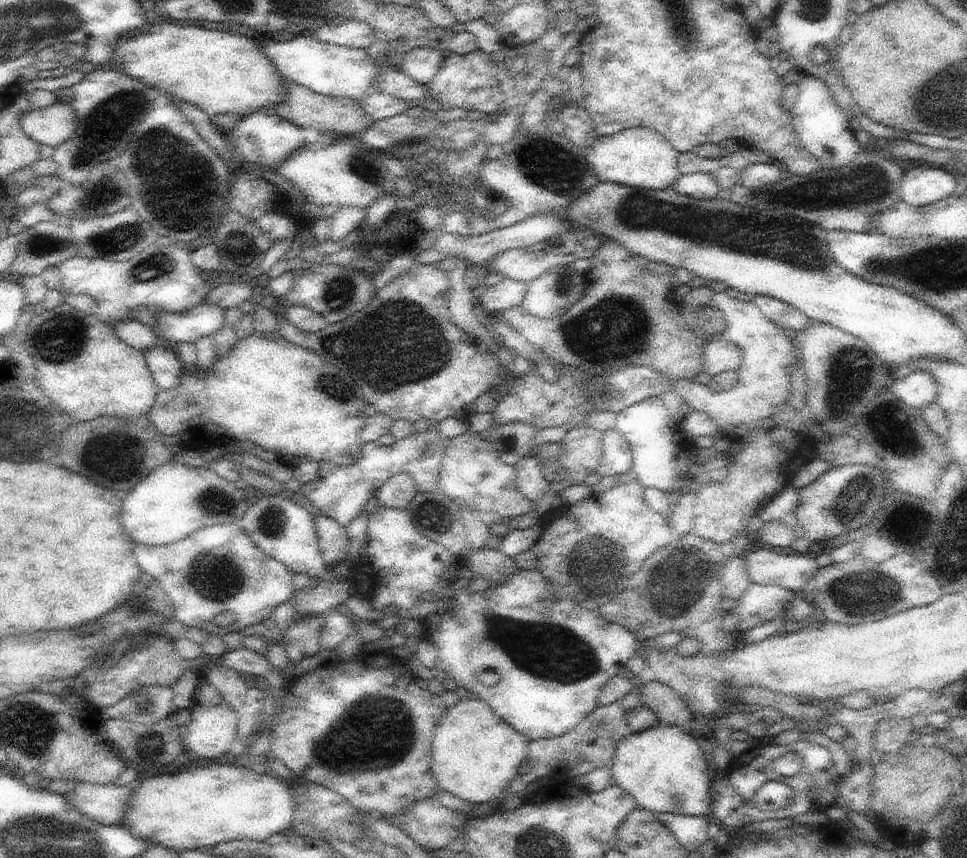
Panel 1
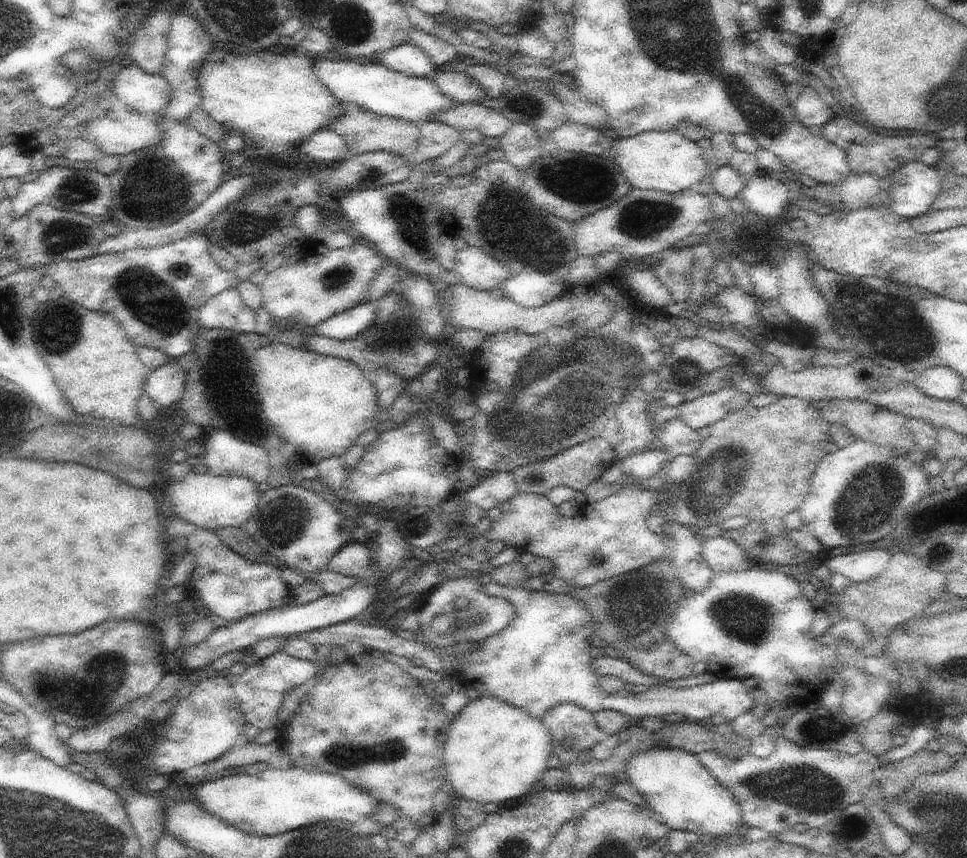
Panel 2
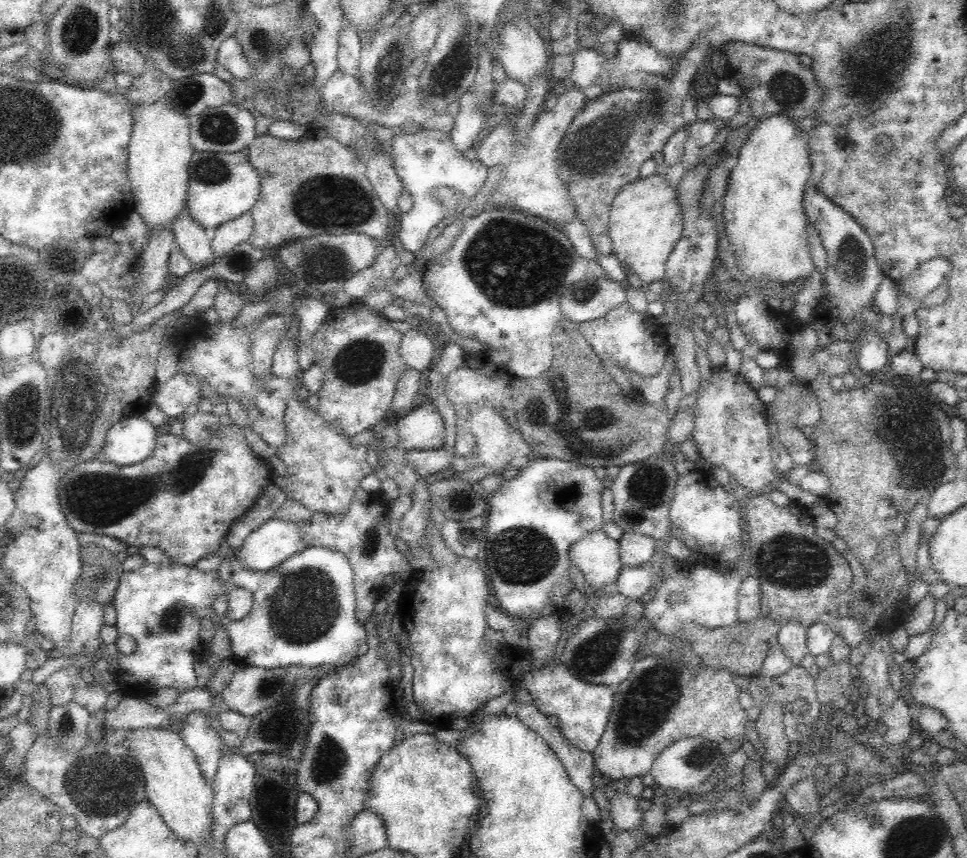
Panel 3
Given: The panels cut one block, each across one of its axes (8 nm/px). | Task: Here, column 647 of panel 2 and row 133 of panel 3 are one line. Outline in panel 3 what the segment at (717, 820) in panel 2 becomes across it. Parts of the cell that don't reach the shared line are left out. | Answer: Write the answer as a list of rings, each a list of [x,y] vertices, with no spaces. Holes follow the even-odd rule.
[[[780,115],[761,121],[741,147],[738,163],[730,172],[728,186],[722,196],[724,232],[739,271],[749,278],[760,280],[767,277],[767,280],[784,285],[798,278],[805,279],[815,269],[806,233],[809,222],[803,210],[804,188],[811,173],[810,154],[804,132],[797,127],[797,123]]]

